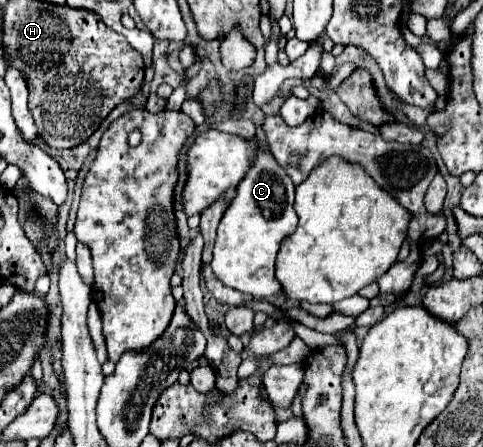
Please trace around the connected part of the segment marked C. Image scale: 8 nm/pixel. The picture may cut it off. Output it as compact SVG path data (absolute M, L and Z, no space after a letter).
M259 148L249 172L237 186L237 194L227 206L213 246L213 274L229 288L249 294L253 298L269 298L281 292L275 278L275 256L281 242L297 228L297 214L293 210L295 184L281 170L273 154Z

